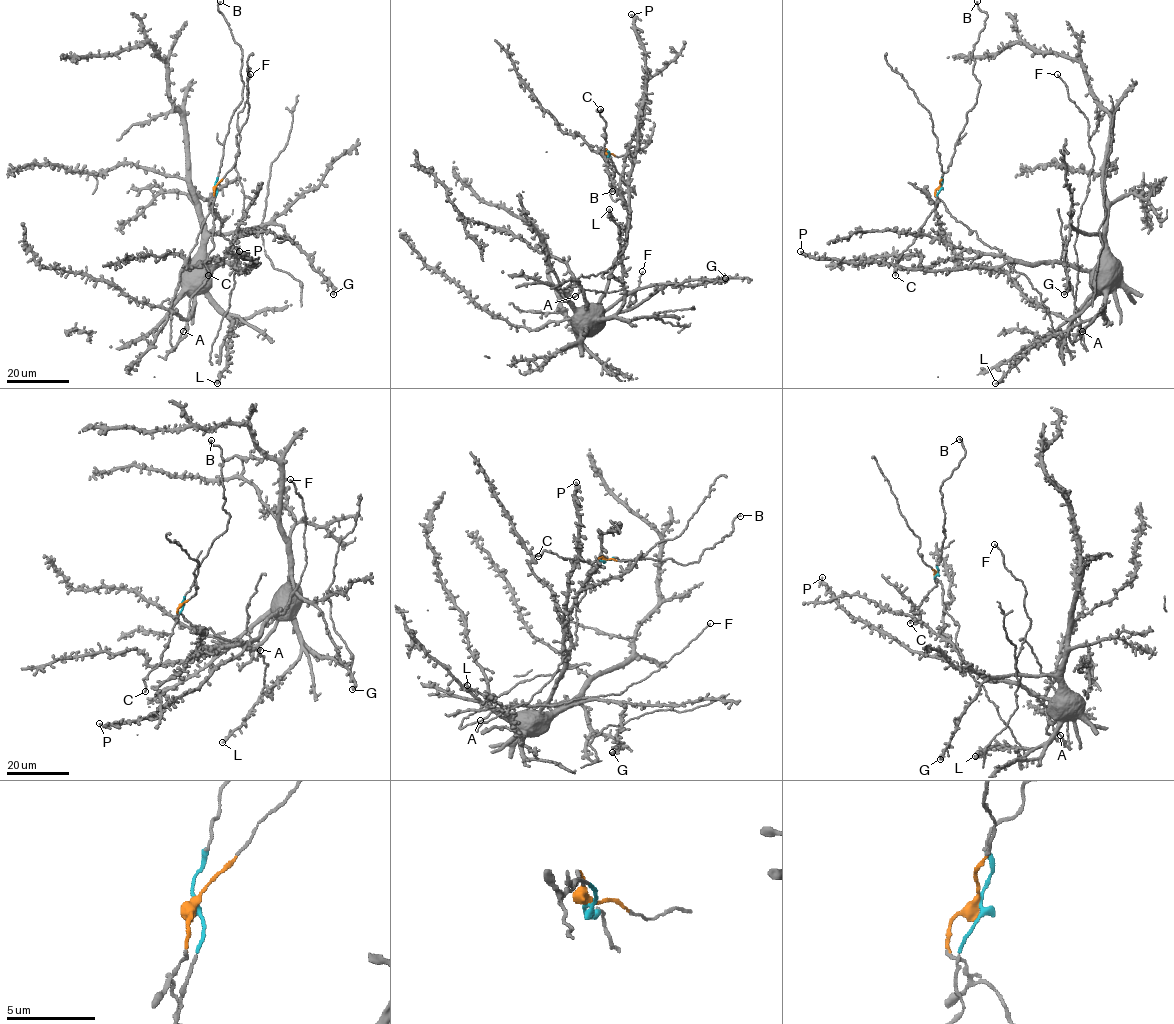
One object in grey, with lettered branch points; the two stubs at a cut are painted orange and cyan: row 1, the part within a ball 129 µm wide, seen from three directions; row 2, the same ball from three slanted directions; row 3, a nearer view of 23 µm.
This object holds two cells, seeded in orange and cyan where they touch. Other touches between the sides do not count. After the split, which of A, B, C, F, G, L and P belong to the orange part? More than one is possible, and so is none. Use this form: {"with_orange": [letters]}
{"with_orange": ["A", "F", "G", "L", "P"]}

